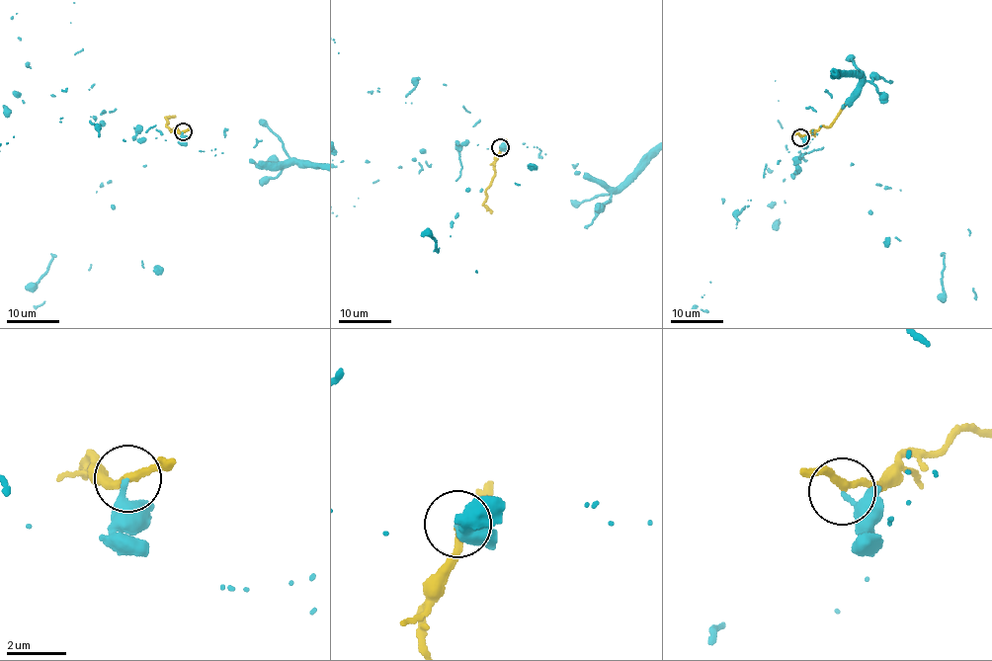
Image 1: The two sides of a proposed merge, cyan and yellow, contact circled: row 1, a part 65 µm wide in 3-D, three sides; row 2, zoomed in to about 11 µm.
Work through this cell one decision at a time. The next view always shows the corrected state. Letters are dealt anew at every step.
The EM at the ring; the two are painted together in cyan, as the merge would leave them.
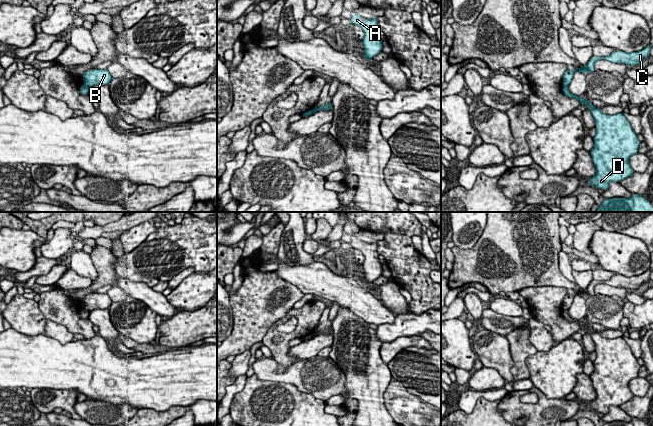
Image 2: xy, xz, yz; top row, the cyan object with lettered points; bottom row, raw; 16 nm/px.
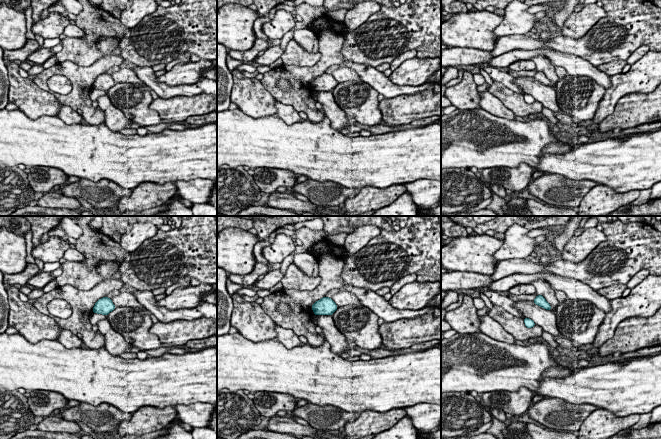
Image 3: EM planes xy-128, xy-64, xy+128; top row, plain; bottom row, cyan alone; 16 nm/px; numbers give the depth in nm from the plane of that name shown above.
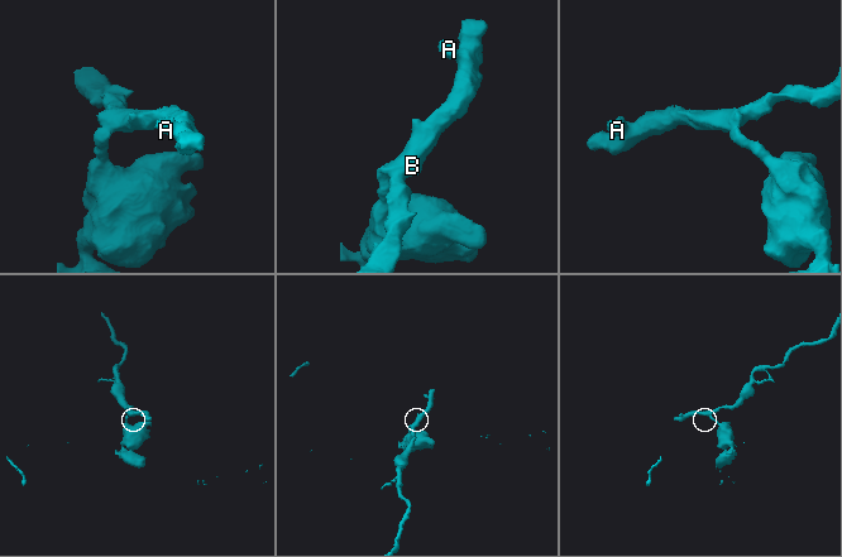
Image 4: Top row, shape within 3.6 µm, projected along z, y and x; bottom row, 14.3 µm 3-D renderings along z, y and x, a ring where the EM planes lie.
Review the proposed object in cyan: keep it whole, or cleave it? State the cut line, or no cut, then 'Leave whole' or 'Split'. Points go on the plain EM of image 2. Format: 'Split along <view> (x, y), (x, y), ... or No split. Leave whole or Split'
Split along xy (84, 308), (88, 311). Split

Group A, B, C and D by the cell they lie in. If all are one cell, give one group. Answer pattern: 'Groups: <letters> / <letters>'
Groups: A B C / D

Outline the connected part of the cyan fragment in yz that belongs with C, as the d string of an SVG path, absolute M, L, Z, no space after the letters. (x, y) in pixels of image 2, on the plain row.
M649 268L643 274L638 276L626 277L620 274L616 274L606 281L592 280L589 286L586 289L582 290L581 292L575 292L574 295L571 295L568 293L565 295L563 299L563 303L562 303L563 310L569 310L570 306L572 305L573 299L576 295L579 295L585 298L595 295L594 288L596 285L600 283L605 283L613 287L623 287L628 290L639 289L644 283L649 281L651 272L652 272L652 269Z

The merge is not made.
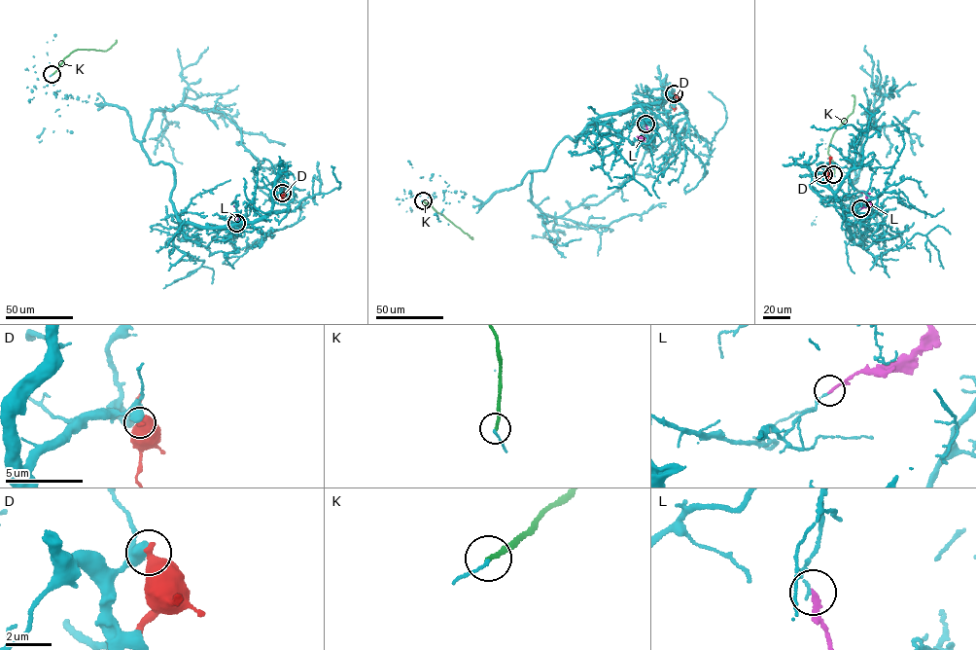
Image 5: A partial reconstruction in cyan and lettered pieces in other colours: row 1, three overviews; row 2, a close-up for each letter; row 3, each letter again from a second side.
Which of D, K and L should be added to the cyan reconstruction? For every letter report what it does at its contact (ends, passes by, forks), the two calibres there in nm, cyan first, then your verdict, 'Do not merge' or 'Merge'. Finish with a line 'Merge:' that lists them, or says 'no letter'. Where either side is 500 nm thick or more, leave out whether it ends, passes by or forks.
D: Thickness 440 nm (cyan) against 550 nm. Do not merge
K: It ends there. Thickness 110 nm (cyan) against 200 nm. Do not merge
L: It ends there. Thickness 110 nm (cyan) against 180 nm. Do not merge
Merge: no letter

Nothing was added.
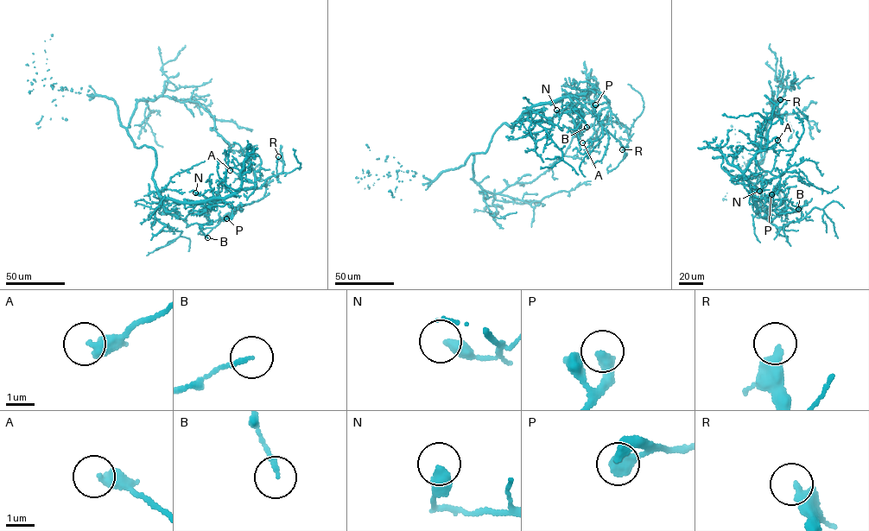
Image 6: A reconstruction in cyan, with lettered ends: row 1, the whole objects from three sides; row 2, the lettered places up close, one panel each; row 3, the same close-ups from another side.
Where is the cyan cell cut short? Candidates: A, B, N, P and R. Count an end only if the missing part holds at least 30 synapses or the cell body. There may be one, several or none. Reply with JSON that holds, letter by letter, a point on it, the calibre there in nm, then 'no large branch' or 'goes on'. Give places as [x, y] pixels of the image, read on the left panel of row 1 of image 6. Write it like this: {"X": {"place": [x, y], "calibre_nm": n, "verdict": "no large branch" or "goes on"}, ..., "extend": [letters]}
{"A": {"place": [230, 170], "calibre_nm": 440, "verdict": "no large branch"}, "B": {"place": [207, 237], "calibre_nm": 150, "verdict": "no large branch"}, "N": {"place": [195, 192], "calibre_nm": 440, "verdict": "no large branch"}, "P": {"place": [226, 218], "calibre_nm": 380, "verdict": "no large branch"}, "R": {"place": [278, 156], "calibre_nm": 460, "verdict": "no large branch"}, "extend": []}

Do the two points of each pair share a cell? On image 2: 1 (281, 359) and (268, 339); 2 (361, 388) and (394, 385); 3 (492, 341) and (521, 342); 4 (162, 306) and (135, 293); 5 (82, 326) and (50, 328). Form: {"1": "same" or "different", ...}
{"1": "same", "2": "different", "3": "different", "4": "same", "5": "different"}

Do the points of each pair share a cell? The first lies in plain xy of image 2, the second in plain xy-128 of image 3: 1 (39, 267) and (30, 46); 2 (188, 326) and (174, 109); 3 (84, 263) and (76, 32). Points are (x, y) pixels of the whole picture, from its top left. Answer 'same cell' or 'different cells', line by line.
1: same cell
2: same cell
3: same cell

